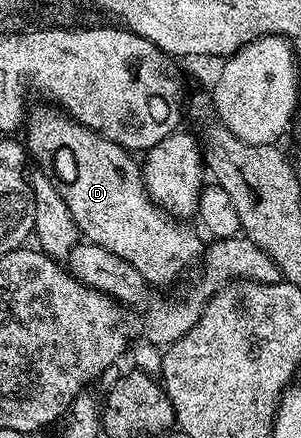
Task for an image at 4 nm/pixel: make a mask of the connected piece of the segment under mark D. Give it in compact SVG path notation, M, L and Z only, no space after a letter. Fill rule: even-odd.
M42 103L46 105L38 105L34 110L29 110L28 116L24 121L24 130L26 129L26 137L24 136L24 145L28 150L29 156L38 160L37 168L42 171L48 171L55 185L58 187L58 194L64 199L64 203L68 207L68 211L72 215L72 219L76 223L79 234L89 244L99 245L104 247L104 251L112 251L112 255L120 255L120 259L124 259L124 263L132 263L132 267L136 267L136 271L140 271L140 275L146 281L147 286L154 287L154 285L170 285L178 276L181 275L185 269L190 269L194 264L196 266L203 260L204 242L198 238L199 230L197 228L189 229L187 222L182 219L175 219L170 214L164 212L157 203L150 200L150 192L146 190L146 180L142 178L142 166L136 160L133 161L131 150L121 149L116 143L112 143L108 139L104 139L98 133L93 133L88 127L84 127L79 121L74 120L69 113L63 111L61 108L55 107L50 103Z

